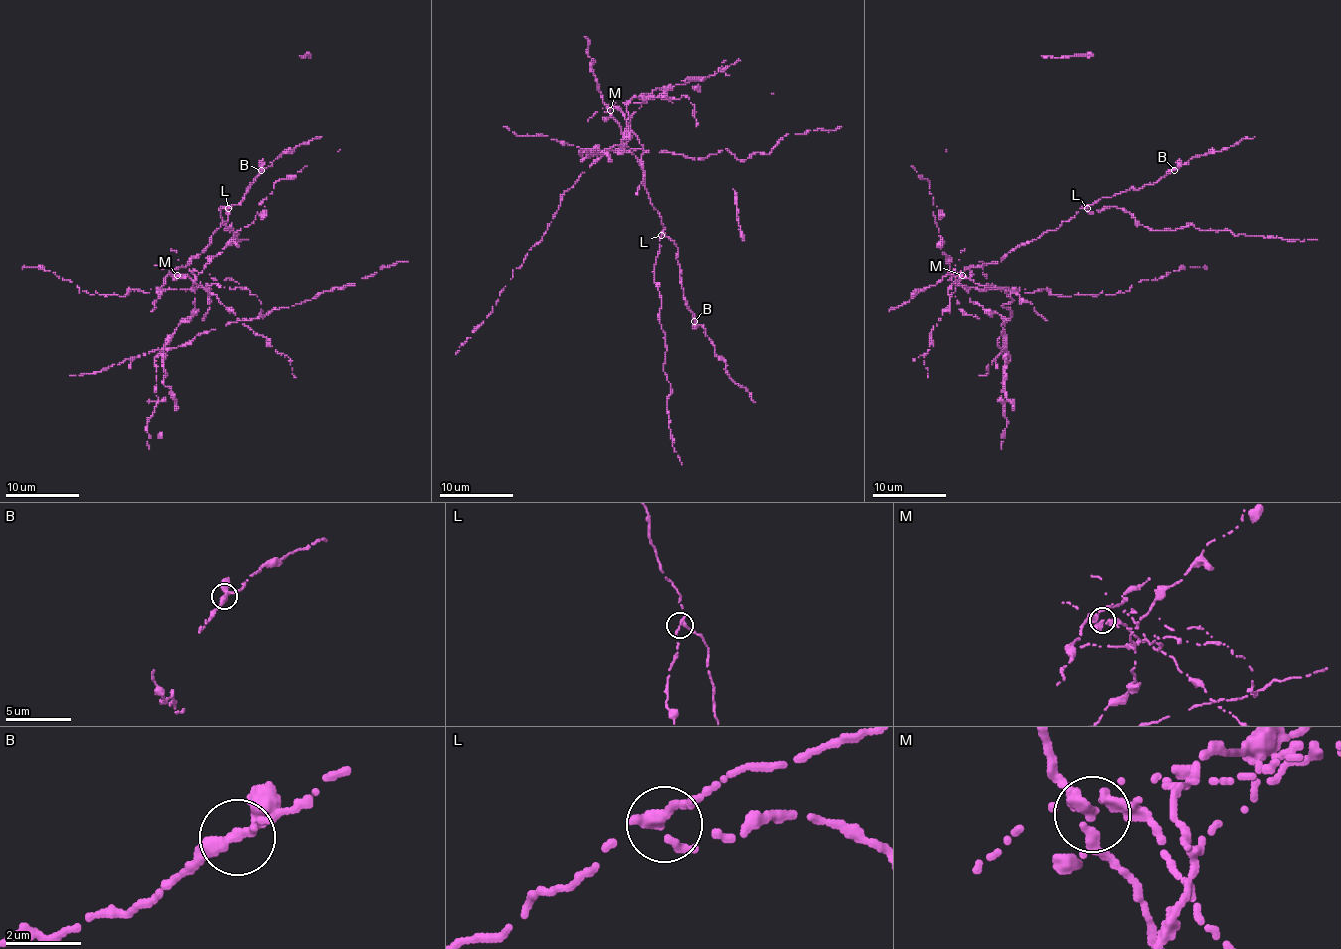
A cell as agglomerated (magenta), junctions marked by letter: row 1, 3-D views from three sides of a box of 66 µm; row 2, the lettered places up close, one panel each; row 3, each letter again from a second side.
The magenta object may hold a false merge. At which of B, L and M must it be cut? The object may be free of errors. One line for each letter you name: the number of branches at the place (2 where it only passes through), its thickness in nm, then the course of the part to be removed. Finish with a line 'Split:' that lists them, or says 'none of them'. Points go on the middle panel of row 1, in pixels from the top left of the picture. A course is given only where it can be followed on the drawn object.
M: 3 | 280 nm | (610, 110), (628, 116), (626, 145), (601, 150), (693, 158), (746, 160), (841, 127)
Split: M

